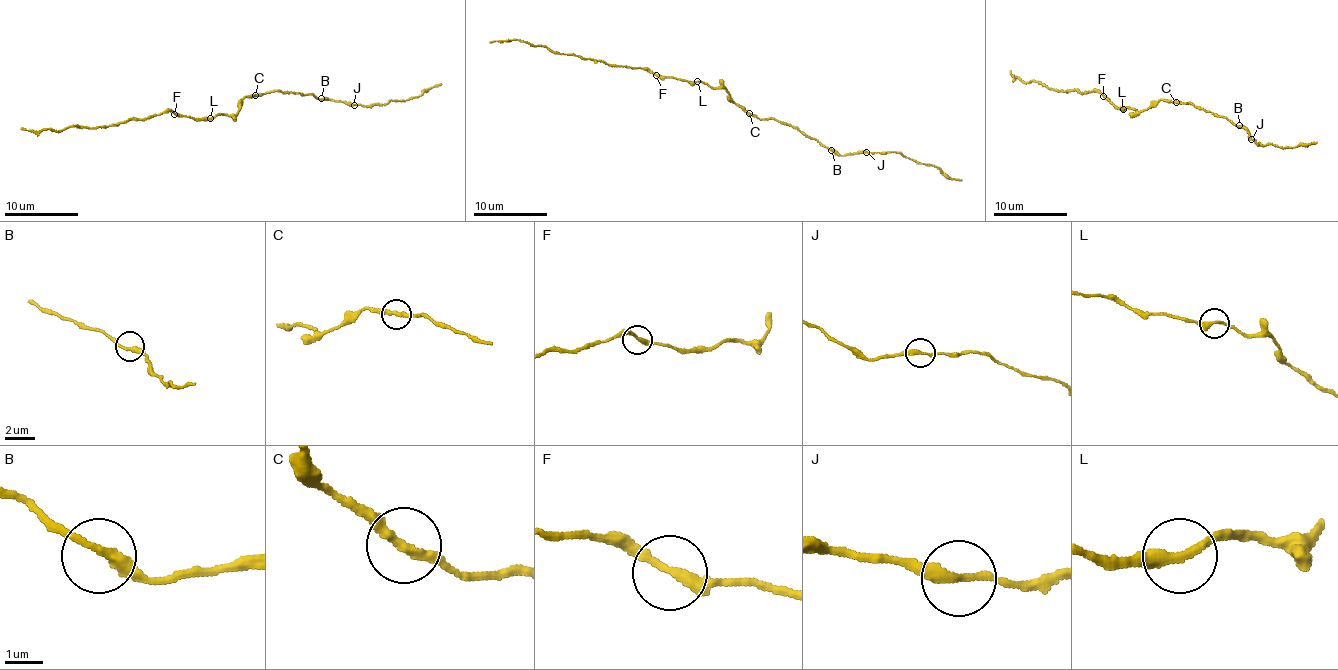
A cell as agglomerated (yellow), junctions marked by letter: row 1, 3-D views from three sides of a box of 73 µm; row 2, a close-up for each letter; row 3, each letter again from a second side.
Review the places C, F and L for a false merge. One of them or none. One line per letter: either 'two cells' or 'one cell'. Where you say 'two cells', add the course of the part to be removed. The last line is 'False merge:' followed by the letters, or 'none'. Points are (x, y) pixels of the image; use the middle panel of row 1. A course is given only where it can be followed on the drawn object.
C: one cell
F: one cell
L: one cell
False merge: none

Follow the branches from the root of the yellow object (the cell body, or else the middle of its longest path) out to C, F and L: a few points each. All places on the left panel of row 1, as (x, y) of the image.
C: (241, 104), (244, 97), (255, 95)
F: (241, 104), (235, 113), (214, 118), (195, 119), (174, 114)
L: (241, 104), (235, 113), (210, 118)

